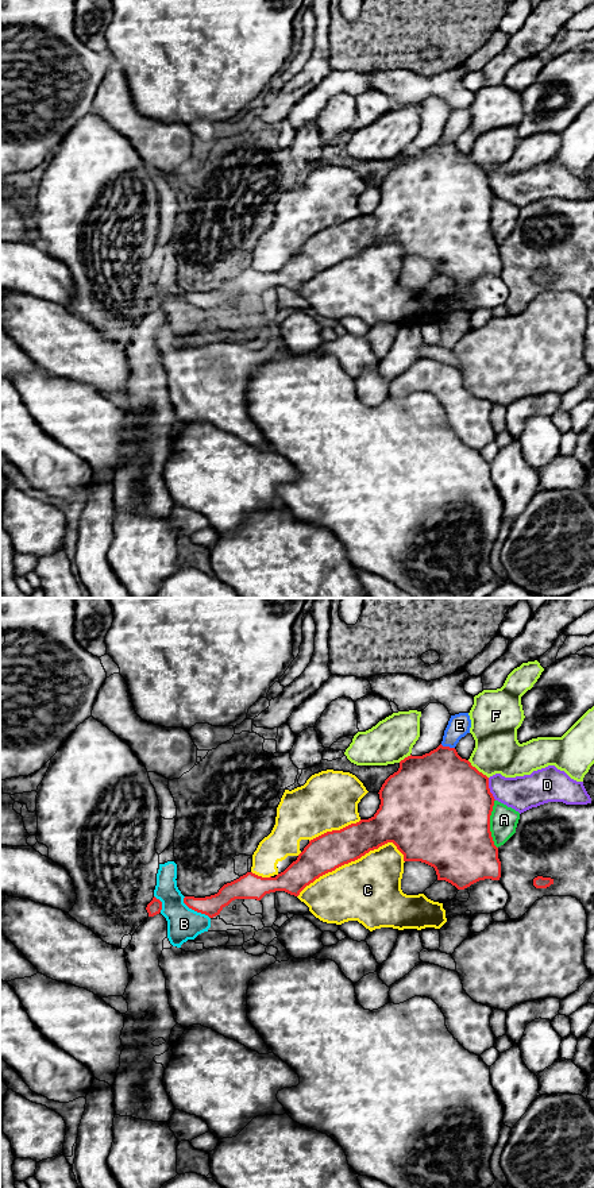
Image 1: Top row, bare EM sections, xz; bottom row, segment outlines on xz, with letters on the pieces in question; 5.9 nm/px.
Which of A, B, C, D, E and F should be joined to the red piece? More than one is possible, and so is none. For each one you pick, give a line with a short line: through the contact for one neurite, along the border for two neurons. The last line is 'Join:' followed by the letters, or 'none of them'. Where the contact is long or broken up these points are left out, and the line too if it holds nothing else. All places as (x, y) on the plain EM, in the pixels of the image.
Join: none of them

